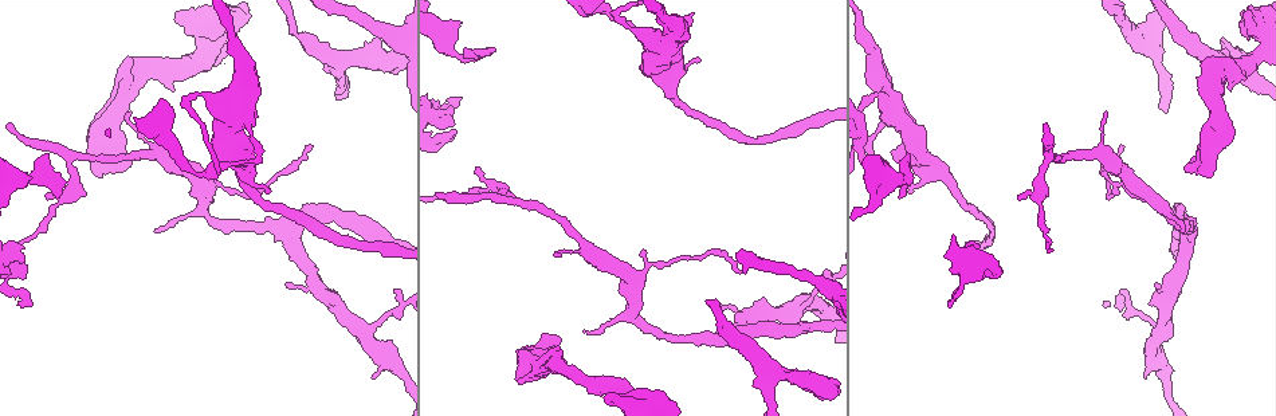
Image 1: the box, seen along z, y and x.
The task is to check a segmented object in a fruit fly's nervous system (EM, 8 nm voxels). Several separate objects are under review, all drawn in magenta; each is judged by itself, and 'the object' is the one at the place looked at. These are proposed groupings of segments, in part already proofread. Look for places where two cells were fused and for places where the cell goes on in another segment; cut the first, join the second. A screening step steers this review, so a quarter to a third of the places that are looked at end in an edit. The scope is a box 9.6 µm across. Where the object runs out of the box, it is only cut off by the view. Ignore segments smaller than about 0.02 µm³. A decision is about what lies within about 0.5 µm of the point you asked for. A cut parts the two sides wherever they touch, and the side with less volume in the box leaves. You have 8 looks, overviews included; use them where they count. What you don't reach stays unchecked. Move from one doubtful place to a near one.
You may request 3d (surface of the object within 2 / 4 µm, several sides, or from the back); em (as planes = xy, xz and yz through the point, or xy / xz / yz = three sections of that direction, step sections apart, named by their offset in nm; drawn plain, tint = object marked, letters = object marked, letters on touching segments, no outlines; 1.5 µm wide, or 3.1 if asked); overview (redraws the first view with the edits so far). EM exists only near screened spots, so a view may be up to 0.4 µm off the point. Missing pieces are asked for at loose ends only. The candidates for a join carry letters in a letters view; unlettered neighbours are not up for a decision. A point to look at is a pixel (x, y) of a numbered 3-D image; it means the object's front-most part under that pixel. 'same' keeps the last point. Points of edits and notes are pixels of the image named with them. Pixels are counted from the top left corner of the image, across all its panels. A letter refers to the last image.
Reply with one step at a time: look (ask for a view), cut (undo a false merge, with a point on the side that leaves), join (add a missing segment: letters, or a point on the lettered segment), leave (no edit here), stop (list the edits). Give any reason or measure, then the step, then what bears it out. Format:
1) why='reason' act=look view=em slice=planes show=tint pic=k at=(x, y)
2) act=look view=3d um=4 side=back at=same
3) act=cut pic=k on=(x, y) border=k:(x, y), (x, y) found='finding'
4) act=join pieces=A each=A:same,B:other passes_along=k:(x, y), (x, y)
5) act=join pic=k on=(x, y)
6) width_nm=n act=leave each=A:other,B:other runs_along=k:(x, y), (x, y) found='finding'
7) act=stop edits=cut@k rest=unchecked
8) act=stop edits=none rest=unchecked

why='end of a long branch' act=look view=em slice=planes show=letters pic=1 at=(561, 339)

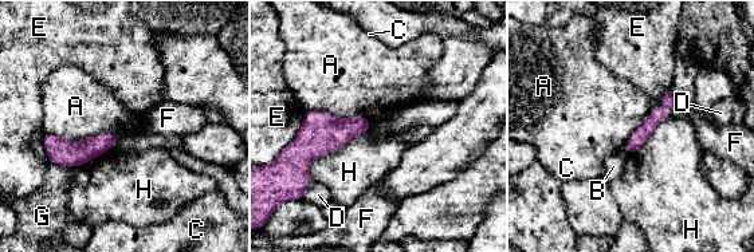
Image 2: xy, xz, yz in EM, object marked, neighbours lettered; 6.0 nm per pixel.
act=leave each=A:other,B:other,C:other,D:other,E:other,F:other,G:other,H:other runs_along=2:(113, 138), (91, 148), (46, 142) found='no lettered segment goes on from it'

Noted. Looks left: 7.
why='three-way junction' act=look view=em slice=planes show=plain pic=1 at=(716, 338)

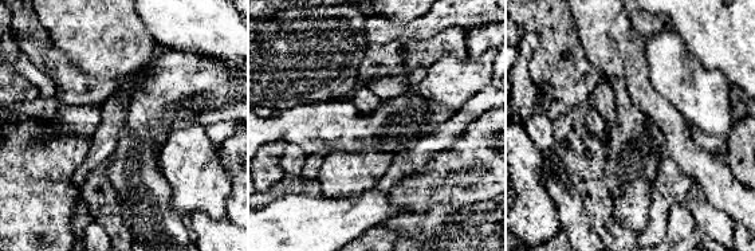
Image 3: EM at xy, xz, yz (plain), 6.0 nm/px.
act=look view=em slice=planes show=tint at=same

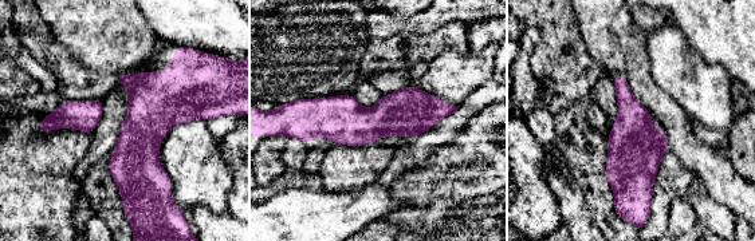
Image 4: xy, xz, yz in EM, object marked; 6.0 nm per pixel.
act=look view=em slice=planes show=letters at=same

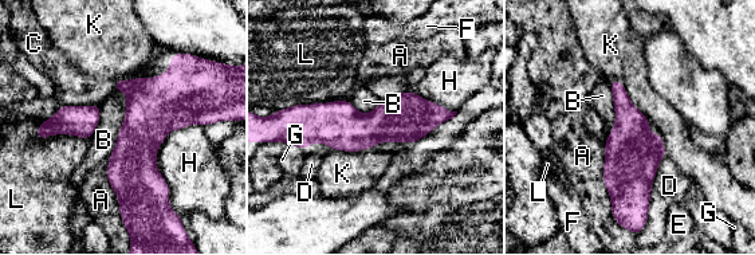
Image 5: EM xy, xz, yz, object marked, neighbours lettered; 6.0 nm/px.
act=leave each=A:other,B:other,C:other,D:other,E:other,F:other,G:other,H:other,K:other,L:other runs_along=5:(118, 82), (137, 99), (133, 235) found='all the same cell'

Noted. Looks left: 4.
why='tapers out' act=look view=em slice=planes show=letters pic=1 at=(311, 145)

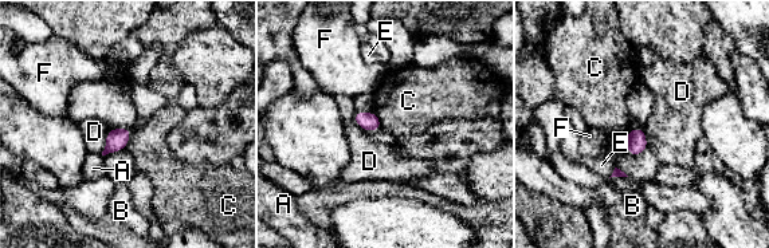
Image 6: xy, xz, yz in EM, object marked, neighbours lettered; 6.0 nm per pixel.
width_nm=110 act=leave each=A:other,B:other,C:other,D:other,E:other,F:other found='no lettered segment goes on from it'

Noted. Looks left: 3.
act=stop edits=none rest=unchecked

